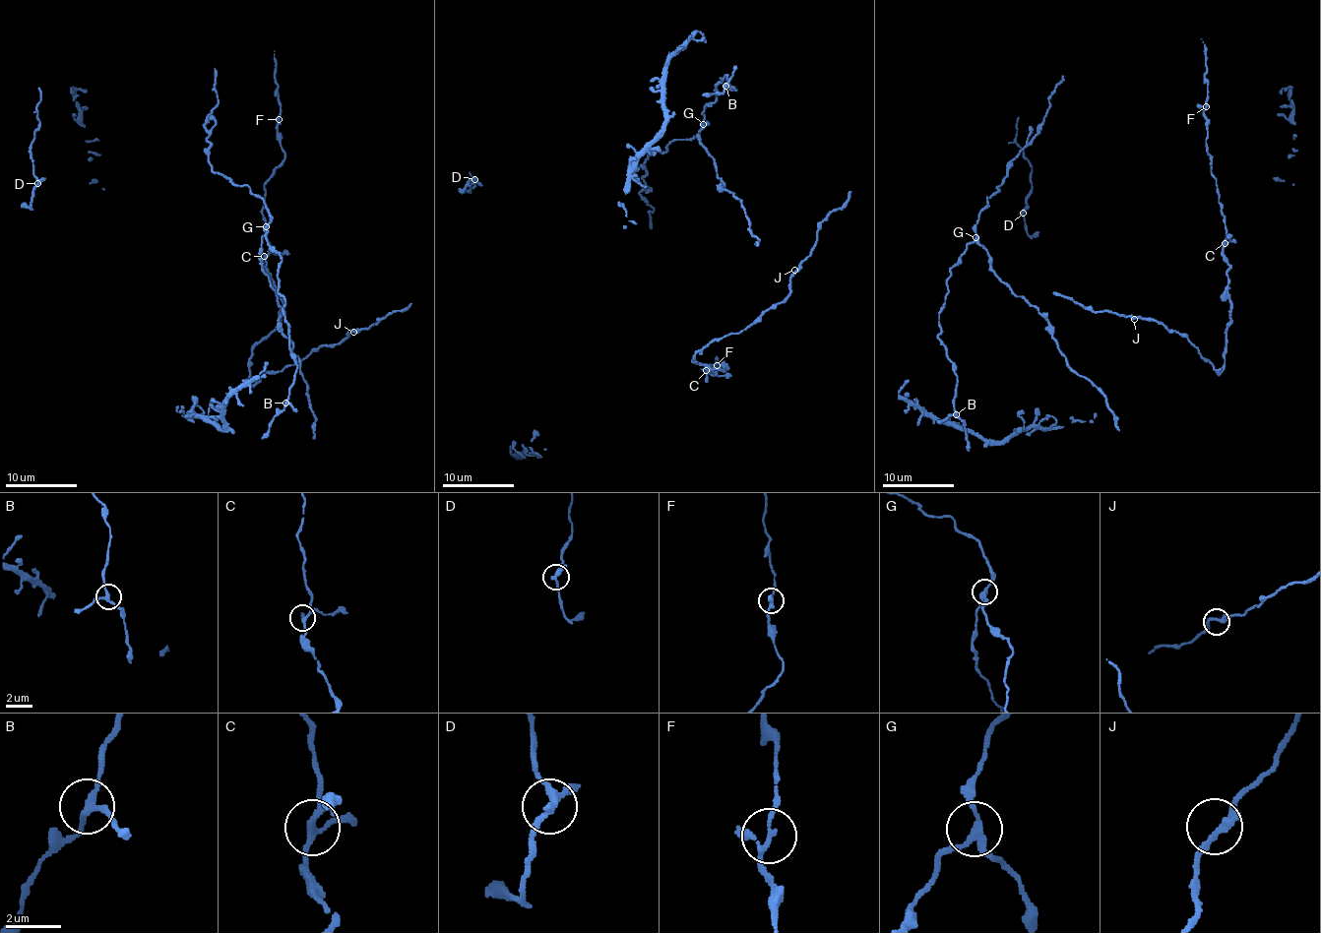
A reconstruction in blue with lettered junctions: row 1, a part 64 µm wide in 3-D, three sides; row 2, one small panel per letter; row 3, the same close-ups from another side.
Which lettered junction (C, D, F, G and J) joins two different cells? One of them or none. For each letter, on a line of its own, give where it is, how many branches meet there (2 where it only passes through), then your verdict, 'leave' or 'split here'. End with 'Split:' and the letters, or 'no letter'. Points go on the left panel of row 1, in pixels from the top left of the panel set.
C: at (264, 256); 3 branches meet; leave
D: at (37, 183); 3 branches meet; leave
F: at (279, 119); 3 branches meet; leave
G: at (266, 226); 3 branches meet; split here
J: at (353, 332); 2 branches meet; leave
Split: G

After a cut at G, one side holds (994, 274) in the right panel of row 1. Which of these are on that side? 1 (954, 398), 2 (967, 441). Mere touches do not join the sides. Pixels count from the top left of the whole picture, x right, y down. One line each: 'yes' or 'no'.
1: no
2: no

